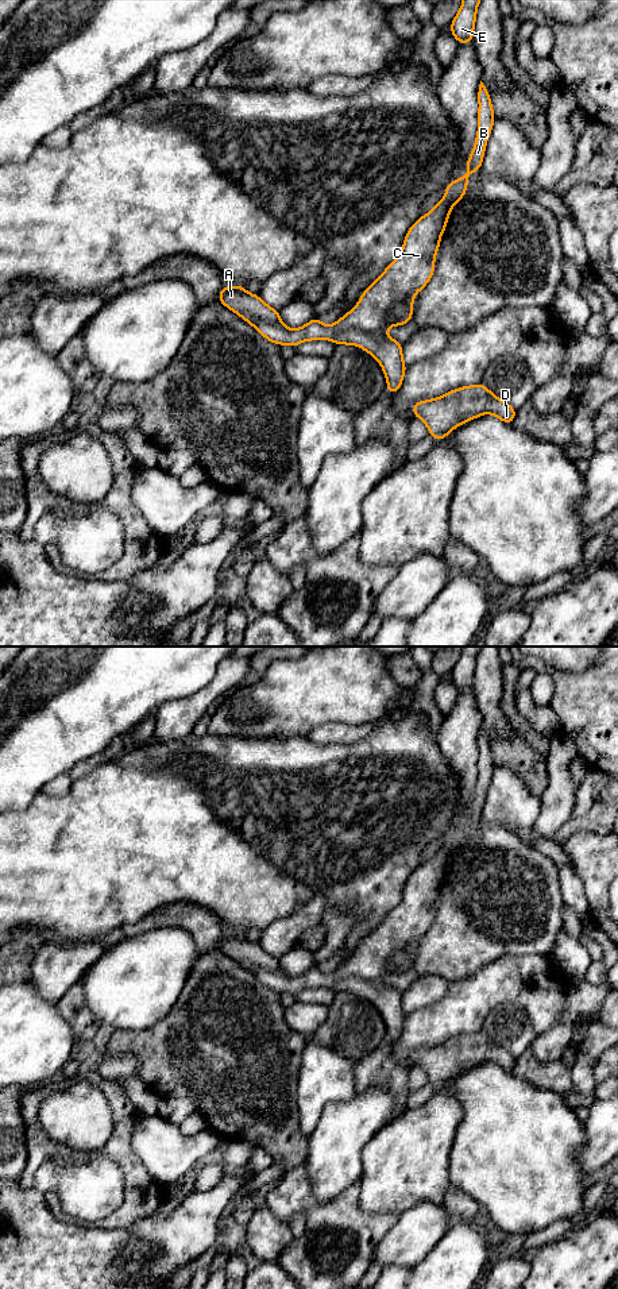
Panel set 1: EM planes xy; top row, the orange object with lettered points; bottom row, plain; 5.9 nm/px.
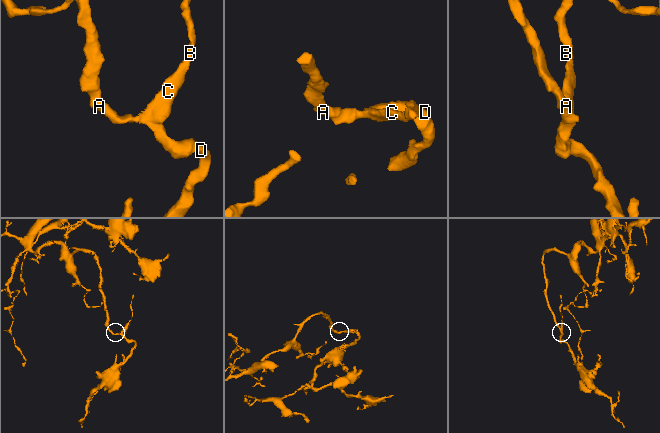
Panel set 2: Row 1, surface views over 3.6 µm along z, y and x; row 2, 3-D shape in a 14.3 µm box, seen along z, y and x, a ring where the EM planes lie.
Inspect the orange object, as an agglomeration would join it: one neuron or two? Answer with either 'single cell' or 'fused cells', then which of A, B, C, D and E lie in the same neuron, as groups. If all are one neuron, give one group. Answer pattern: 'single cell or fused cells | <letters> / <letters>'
single cell | A B C D E

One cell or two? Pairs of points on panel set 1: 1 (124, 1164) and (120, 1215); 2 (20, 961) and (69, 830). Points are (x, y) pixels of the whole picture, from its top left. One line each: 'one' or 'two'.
1: one
2: two

